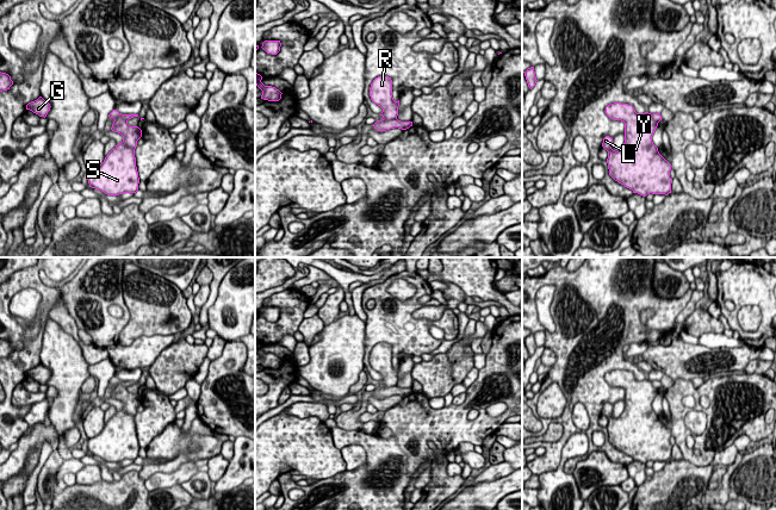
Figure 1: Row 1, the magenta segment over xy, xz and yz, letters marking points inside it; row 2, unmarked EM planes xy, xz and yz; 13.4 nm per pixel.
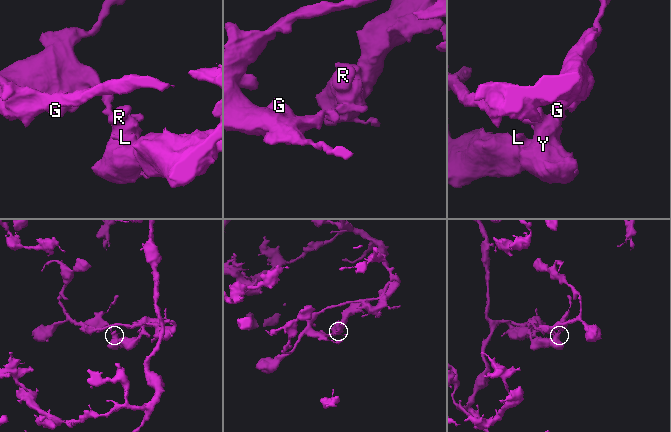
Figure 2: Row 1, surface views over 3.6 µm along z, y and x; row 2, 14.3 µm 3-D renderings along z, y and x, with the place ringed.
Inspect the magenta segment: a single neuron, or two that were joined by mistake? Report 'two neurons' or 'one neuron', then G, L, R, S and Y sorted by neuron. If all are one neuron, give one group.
one neuron | G L R S Y

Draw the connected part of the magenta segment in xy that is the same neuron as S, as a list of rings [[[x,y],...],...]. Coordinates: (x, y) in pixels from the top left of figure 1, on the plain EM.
[[[113,377],[108,384],[114,386],[111,397],[120,400],[123,409],[117,411],[104,429],[95,437],[88,440],[86,446],[92,455],[100,456],[107,462],[136,460],[139,444],[135,416],[137,408],[142,404],[142,397],[138,393],[130,393],[128,387],[138,381],[122,381]]]

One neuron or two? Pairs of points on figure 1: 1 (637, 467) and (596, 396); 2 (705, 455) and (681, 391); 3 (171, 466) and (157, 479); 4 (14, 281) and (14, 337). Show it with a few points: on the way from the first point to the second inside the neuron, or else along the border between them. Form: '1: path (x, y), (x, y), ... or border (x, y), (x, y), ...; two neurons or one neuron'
1: border (633, 460), (626, 465); two neurons
2: path (686, 449), (682, 446), (677, 428), (677, 410); one neuron
3: border (191, 460), (181, 464), (173, 471), (159, 472); two neurons
4: path (36, 284), (44, 292), (44, 309), (36, 327); one neuron

